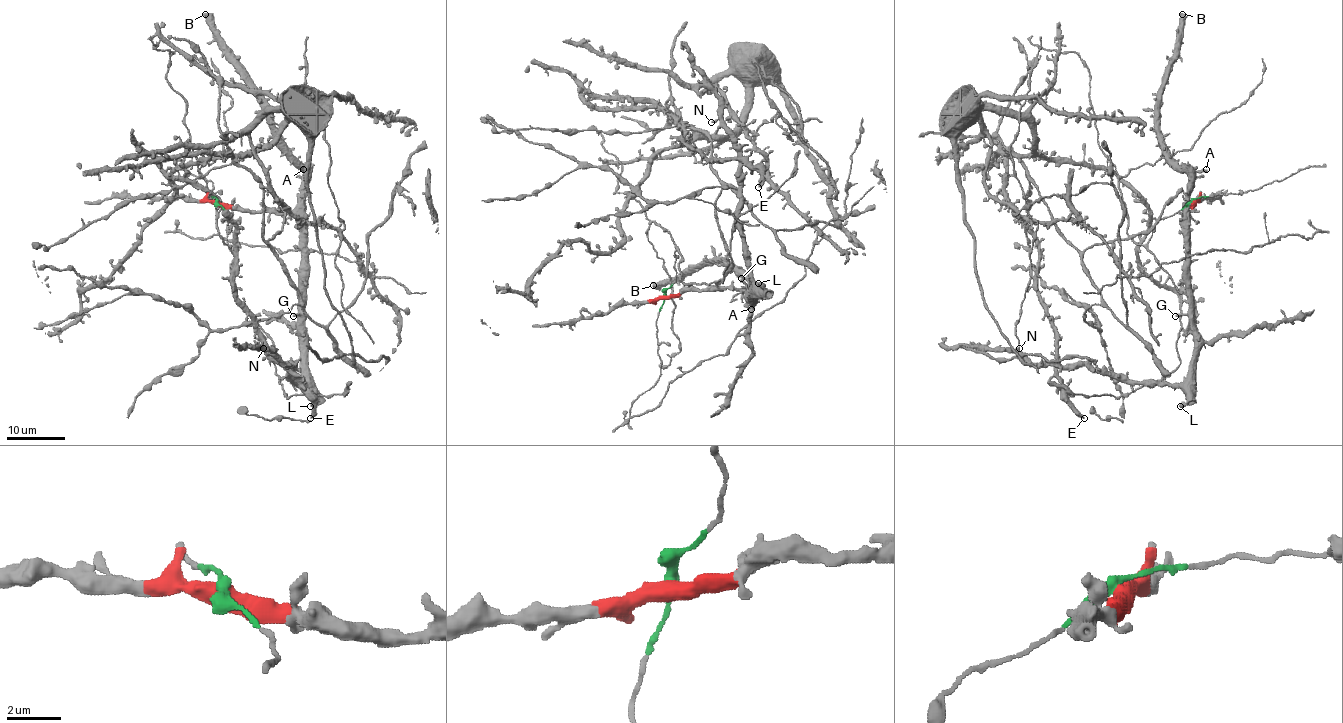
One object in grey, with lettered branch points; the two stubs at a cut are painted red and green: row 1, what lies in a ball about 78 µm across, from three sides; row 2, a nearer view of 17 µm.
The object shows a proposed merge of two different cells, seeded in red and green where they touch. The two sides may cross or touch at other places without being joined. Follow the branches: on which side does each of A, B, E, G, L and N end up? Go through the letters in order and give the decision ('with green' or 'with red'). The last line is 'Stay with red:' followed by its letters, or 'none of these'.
A: with red
B: with red
E: with red
G: with red
L: with red
N: with red
Stay with red: A, B, E, G, L, N

